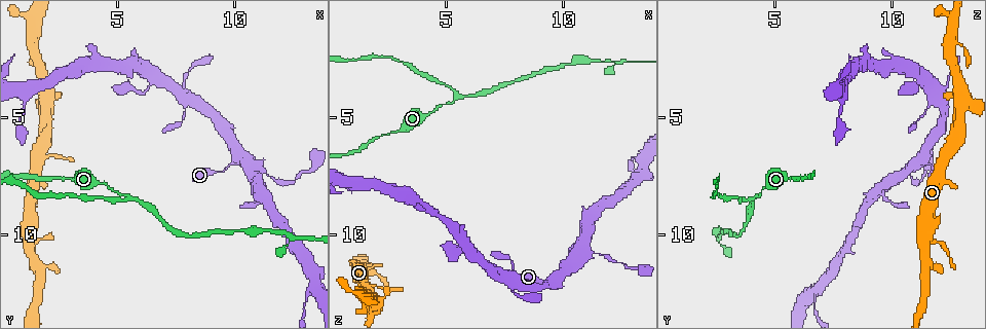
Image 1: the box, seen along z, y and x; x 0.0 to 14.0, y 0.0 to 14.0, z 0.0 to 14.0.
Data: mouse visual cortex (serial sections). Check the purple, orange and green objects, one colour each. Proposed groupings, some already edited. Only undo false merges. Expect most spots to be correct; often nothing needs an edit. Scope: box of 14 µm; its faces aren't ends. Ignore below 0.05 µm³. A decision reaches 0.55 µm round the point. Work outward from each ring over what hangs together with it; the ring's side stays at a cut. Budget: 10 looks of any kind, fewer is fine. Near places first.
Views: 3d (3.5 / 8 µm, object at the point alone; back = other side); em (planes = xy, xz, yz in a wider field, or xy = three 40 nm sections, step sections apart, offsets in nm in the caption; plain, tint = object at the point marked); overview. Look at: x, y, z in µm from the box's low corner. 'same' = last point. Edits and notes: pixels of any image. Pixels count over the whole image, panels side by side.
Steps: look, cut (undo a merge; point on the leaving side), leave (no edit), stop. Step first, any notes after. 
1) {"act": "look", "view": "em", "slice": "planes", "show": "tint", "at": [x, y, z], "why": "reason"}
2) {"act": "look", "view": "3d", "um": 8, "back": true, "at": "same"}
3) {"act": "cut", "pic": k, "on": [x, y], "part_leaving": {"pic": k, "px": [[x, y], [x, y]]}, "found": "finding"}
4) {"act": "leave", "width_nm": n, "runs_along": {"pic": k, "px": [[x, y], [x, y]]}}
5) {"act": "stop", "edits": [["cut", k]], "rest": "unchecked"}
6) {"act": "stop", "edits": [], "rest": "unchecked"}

{"act": "look", "view": "3d", "um": 3.5, "at": [5.6, 8.5, 4.2], "why": "three arms meet"}

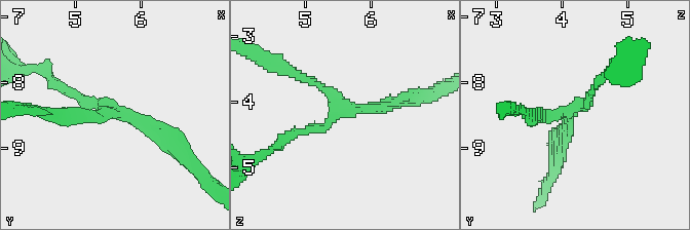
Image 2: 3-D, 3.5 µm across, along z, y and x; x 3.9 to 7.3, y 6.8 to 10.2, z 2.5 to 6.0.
{"act": "look", "view": "em", "slice": "xy", "step": 3, "show": "tint", "at": [5.55, 8.40, 4.10], "arms": 3, "arm_widths_nm": [150, 150, 200]}

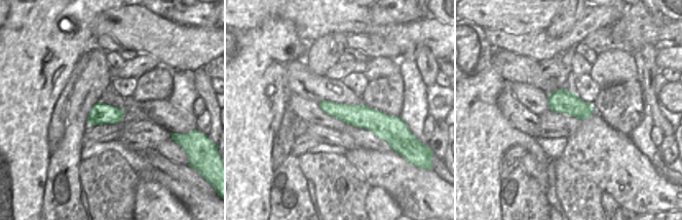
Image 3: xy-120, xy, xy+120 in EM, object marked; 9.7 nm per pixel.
{"act": "leave", "width_nm": 240, "runs_along": {"pic": 2, "px": [[58, 84], [170, 141]]}, "found": "continuous, no second cell"}

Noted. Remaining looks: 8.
{"act": "look", "view": "3d", "um": 3.5, "at": [2.1, 7.6, 5.8], "why": "thin neck"}

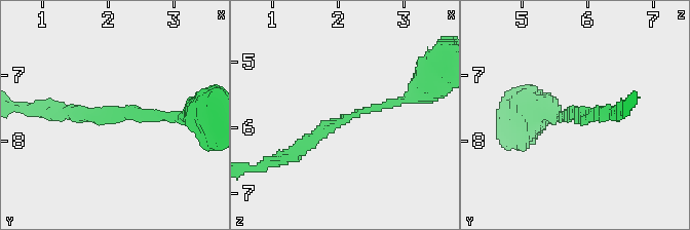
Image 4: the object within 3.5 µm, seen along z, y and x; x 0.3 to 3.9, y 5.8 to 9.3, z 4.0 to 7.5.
{"act": "leave", "found": "one cell here"}

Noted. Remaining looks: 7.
{"act": "look", "view": "em", "slice": "planes", "show": "tint", "at": [11.1, 7.3, 10.8], "why": "narrows sharply"}

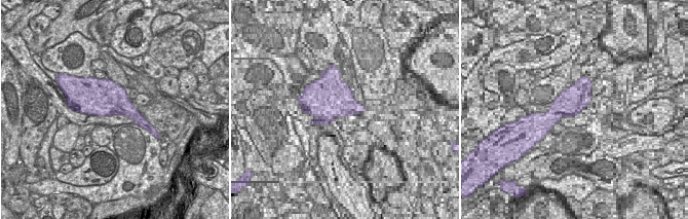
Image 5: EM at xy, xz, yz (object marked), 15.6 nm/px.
{"act": "look", "view": "3d", "um": 3.5, "at": "same", "why": "see where the arms go"}

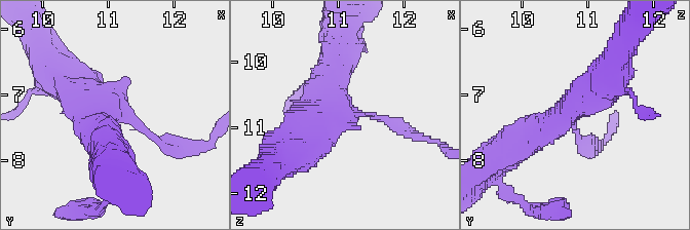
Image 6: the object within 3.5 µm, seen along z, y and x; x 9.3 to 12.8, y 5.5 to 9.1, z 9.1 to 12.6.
{"act": "leave", "width_nm": 600, "runs_along": {"pic": 6, "px": [[615, 81], [524, 138]]}, "found": "all the same cell"}

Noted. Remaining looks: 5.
{"act": "look", "view": "3d", "um": 8, "at": [12.5, 10.1, 2.7]}

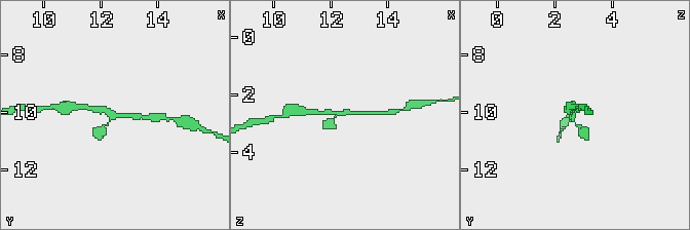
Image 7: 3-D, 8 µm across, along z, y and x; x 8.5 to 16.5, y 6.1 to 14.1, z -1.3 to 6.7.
{"act": "look", "view": "em", "slice": "xy", "step": 3, "show": "tint", "at": [12.4, 10.1, 2.7], "arms": 3, "arm_widths_nm": [100, 150, 250], "why": "now the EM"}

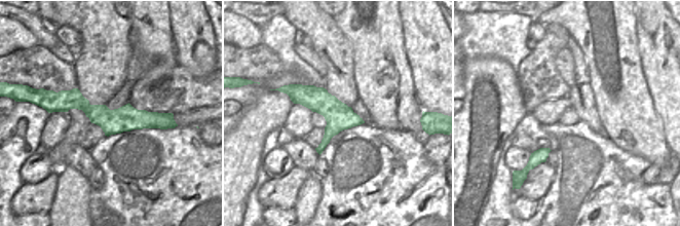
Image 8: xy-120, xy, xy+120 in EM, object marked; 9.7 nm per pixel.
{"act": "leave", "width_nm": 260, "runs_along": {"pic": 8, "px": [[55, 109], [83, 104], [107, 119], [160, 121]]}, "found": "one cell here"}

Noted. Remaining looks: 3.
{"act": "stop", "edits": [], "rest": "unchecked"}

